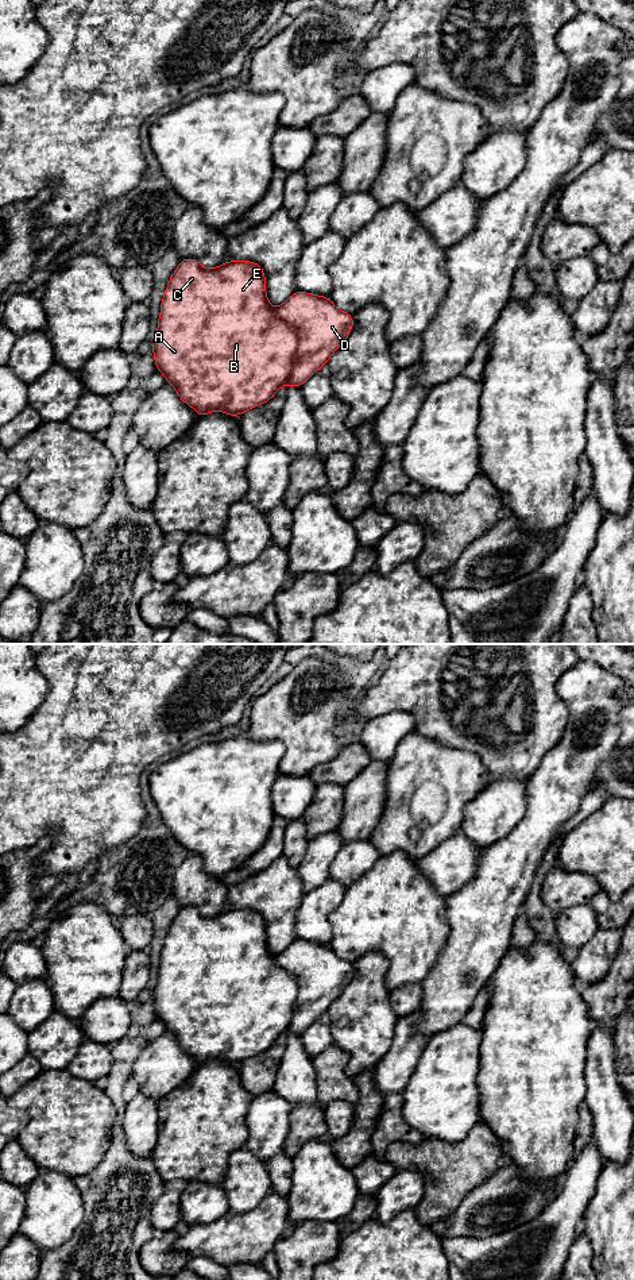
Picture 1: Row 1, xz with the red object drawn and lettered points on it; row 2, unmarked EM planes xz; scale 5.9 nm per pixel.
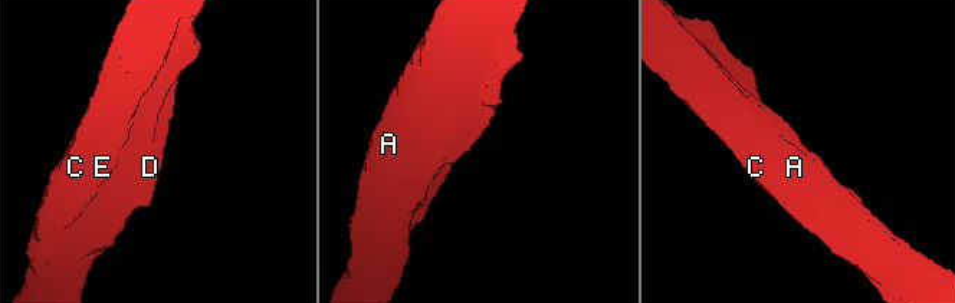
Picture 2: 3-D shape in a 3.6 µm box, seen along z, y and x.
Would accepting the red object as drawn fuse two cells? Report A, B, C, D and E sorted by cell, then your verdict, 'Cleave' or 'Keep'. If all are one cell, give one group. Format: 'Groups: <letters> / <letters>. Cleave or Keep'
Groups: A B C D E. Keep

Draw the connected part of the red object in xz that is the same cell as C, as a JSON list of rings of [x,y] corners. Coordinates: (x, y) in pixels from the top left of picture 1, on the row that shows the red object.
[[[194,258],[182,259],[169,279],[161,302],[154,343],[155,367],[179,398],[200,416],[213,410],[237,417],[271,400],[282,386],[302,386],[345,342],[353,316],[340,311],[329,297],[297,290],[277,309],[266,293],[266,275],[259,263],[227,261],[206,269]]]

